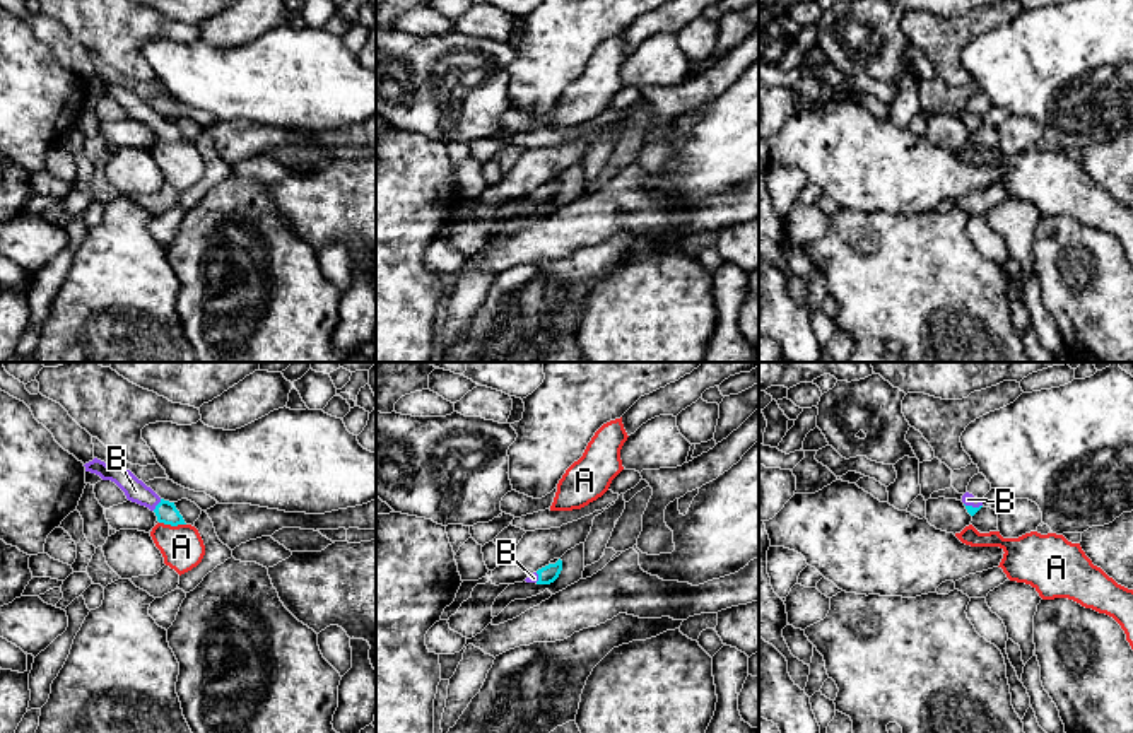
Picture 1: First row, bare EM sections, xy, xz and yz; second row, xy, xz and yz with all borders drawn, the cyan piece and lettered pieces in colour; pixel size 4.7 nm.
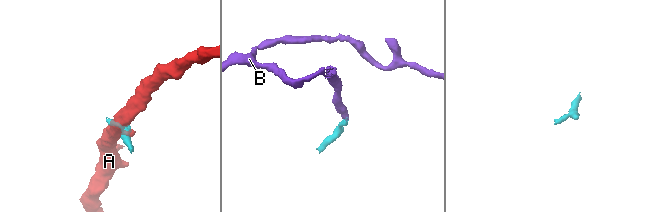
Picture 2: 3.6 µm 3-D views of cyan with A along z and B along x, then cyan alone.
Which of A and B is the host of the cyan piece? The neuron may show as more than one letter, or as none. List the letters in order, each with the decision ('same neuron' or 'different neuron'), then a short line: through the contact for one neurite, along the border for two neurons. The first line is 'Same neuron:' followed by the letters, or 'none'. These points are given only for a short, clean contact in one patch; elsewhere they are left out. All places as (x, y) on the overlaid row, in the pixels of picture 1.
Same neuron: B
A: different neuron | xy (159, 521), (185, 525)
B: same neuron | xy (166, 511), (158, 504), (135, 491)

